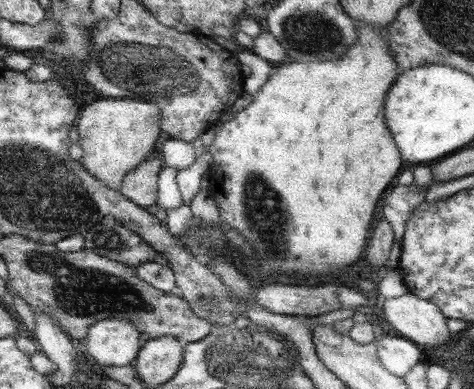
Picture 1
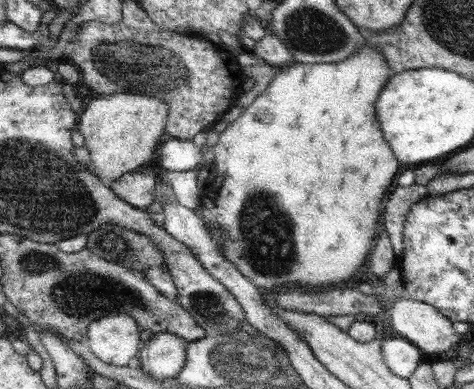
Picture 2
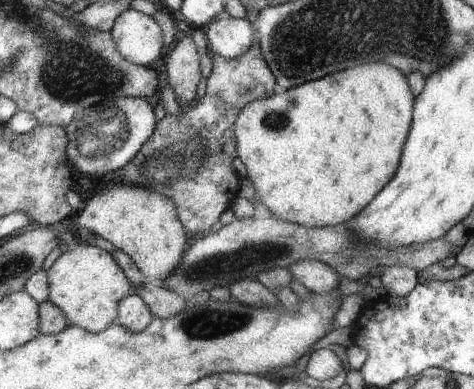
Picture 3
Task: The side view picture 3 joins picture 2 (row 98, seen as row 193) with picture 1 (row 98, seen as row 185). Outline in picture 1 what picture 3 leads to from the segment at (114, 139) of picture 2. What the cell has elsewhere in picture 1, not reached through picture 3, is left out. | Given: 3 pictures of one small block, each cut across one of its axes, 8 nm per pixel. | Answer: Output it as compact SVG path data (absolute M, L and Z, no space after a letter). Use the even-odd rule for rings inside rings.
M103 98L87 104L81 110L81 118L77 118L79 146L83 150L81 166L89 174L93 174L99 182L109 186L111 190L119 190L125 182L125 176L133 172L141 162L147 160L147 154L153 148L153 140L159 134L161 110L159 106L143 100L129 98Z

